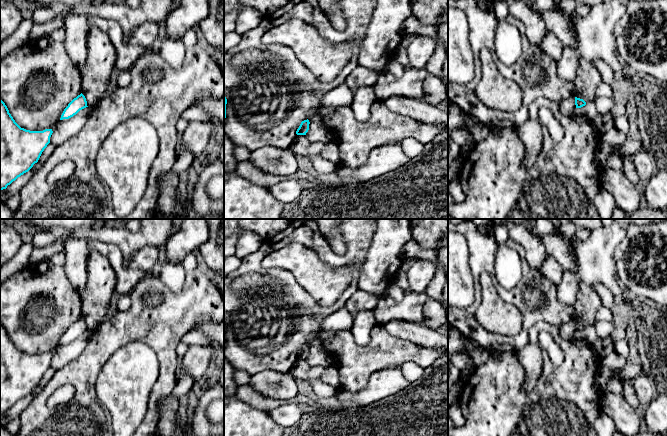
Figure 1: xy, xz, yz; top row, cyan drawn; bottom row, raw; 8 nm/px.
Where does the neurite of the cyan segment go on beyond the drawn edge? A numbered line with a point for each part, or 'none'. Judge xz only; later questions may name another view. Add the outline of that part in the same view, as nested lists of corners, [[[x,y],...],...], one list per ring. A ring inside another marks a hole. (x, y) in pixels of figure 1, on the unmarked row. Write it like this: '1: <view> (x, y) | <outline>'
none

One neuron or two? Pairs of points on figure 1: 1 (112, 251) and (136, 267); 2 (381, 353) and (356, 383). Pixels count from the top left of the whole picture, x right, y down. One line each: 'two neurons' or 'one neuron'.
1: one neuron
2: one neuron

